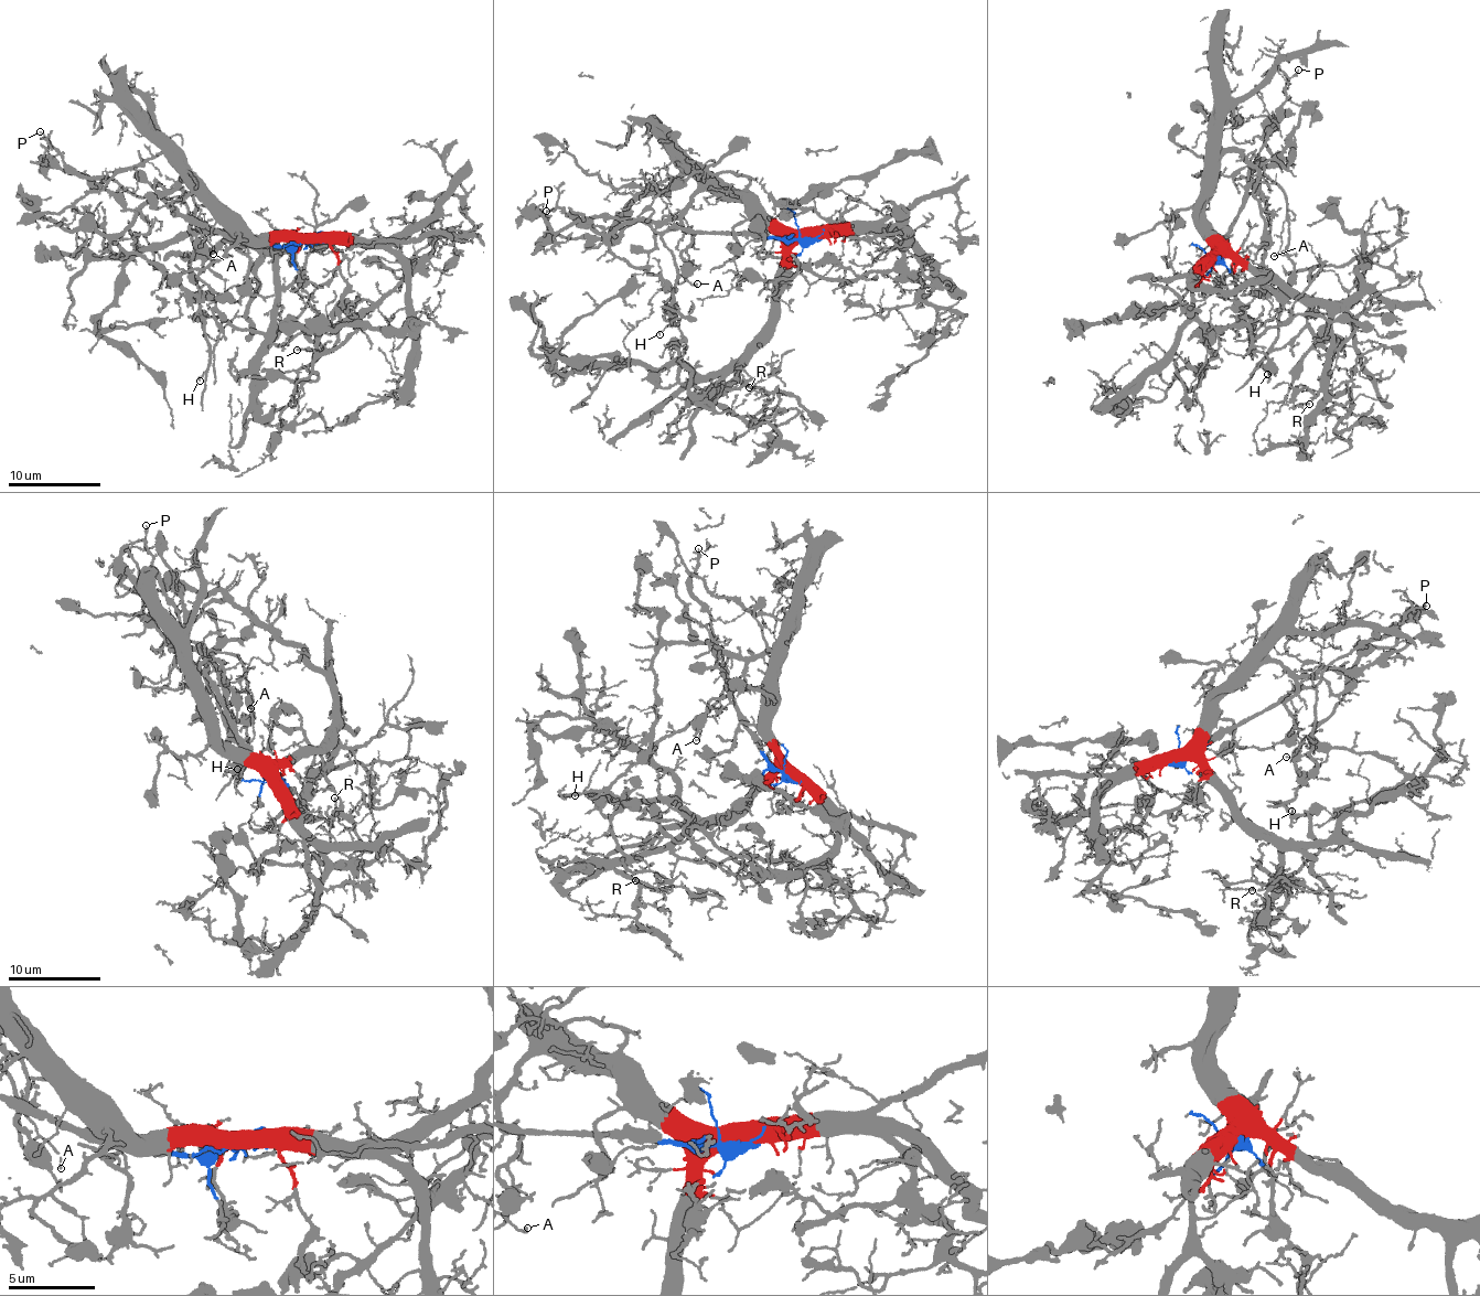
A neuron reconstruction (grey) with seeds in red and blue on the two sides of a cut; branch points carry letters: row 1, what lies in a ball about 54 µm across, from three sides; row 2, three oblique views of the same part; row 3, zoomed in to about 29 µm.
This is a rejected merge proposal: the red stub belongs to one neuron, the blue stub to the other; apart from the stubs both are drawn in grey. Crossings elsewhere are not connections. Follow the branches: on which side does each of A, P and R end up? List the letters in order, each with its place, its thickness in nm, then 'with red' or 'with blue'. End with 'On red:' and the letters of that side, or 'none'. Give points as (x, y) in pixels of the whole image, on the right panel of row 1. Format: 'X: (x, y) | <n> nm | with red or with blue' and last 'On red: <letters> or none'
A: (1274, 256) | 70 nm | with blue
P: (1298, 70) | 100 nm | with blue
R: (1309, 404) | 130 nm | with red
On red: R

